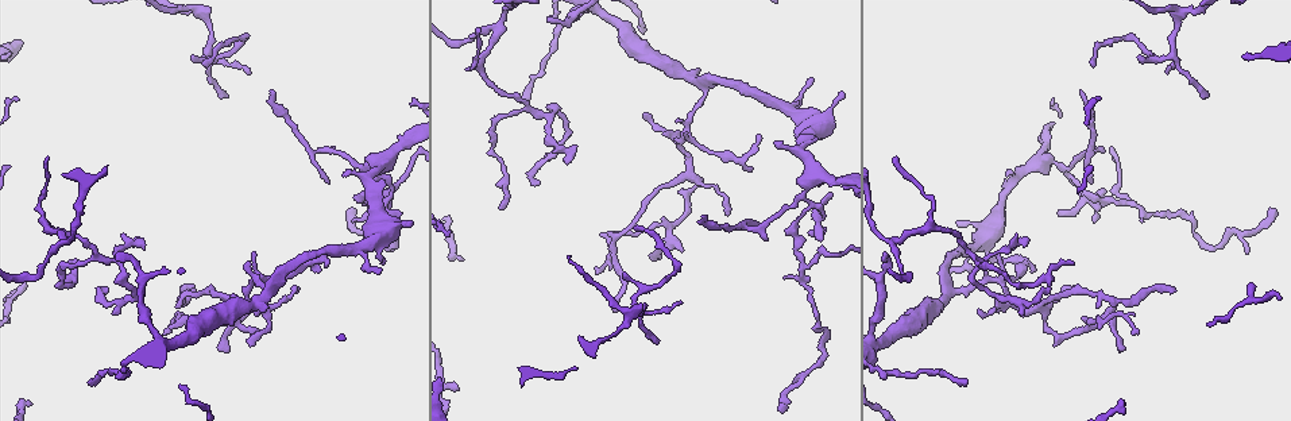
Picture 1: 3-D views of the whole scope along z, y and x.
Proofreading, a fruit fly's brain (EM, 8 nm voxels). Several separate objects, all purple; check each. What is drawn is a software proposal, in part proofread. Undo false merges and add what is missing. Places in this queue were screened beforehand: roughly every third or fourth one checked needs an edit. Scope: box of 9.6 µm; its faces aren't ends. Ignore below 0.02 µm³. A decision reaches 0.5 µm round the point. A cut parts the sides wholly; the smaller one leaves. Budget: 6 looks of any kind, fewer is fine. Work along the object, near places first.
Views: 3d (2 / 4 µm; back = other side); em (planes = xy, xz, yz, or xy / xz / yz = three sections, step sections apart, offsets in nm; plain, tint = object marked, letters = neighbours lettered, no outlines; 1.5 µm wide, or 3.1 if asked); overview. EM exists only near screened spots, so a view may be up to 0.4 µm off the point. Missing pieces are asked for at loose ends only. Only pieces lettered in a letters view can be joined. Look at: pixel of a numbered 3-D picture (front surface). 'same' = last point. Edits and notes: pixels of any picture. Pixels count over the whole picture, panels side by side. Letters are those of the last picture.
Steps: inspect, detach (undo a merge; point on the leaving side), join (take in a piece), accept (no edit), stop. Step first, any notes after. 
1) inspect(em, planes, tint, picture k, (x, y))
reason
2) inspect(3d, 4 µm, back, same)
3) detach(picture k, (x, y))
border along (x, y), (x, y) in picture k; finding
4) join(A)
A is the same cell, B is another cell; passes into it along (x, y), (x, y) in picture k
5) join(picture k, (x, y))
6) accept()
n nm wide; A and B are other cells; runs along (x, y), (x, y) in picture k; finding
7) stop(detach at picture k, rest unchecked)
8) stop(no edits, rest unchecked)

inspect(3d, 4 µm, picture 1, (248, 73))

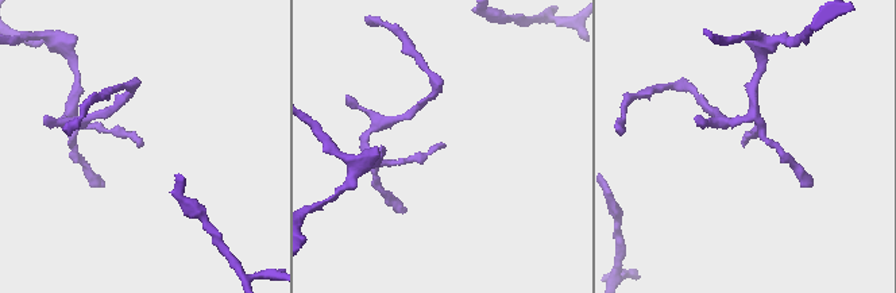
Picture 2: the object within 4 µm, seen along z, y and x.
inspect(em, planes, letters, picture 2, (446, 145))

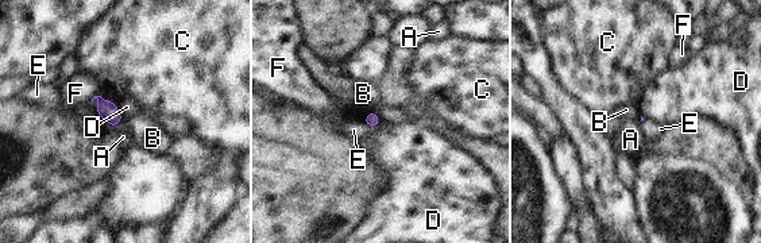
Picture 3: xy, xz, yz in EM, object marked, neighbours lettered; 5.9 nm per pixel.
accept()
A, B, C, D, E and F are other cells; border along (369, 110), (382, 120) in picture 3; none of them fits

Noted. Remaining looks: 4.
inspect(3d, 2 µm, picture 1, (205, 65))
free end

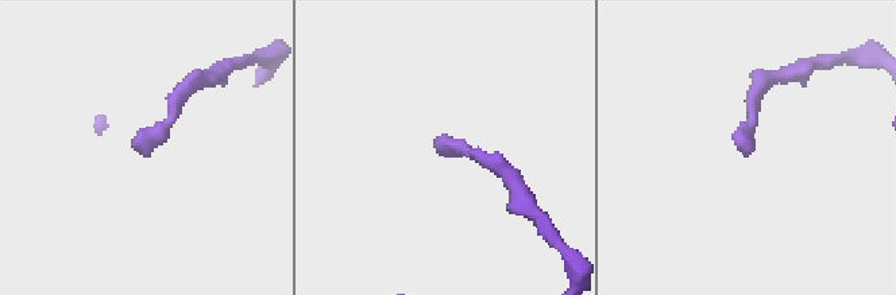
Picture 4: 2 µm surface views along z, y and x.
inspect(em, xy, step 4, tint, picture 4, (435, 140))

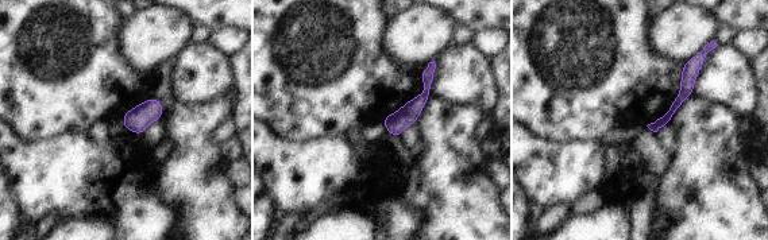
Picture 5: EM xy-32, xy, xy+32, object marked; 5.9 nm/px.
inspect(em, planes, letters, same)
another direction

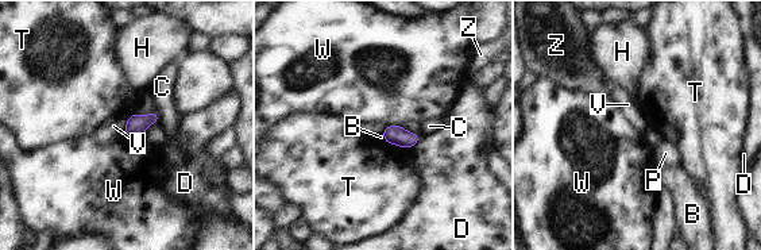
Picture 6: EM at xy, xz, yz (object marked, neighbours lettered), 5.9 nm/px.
accept()
T touches over 180 nm; B, C, D, H, P, T, V, W and Z are other cells; border along (130, 115), (122, 131) in picture 6; none of them fits

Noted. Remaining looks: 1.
stop(no edits, rest unchecked)

